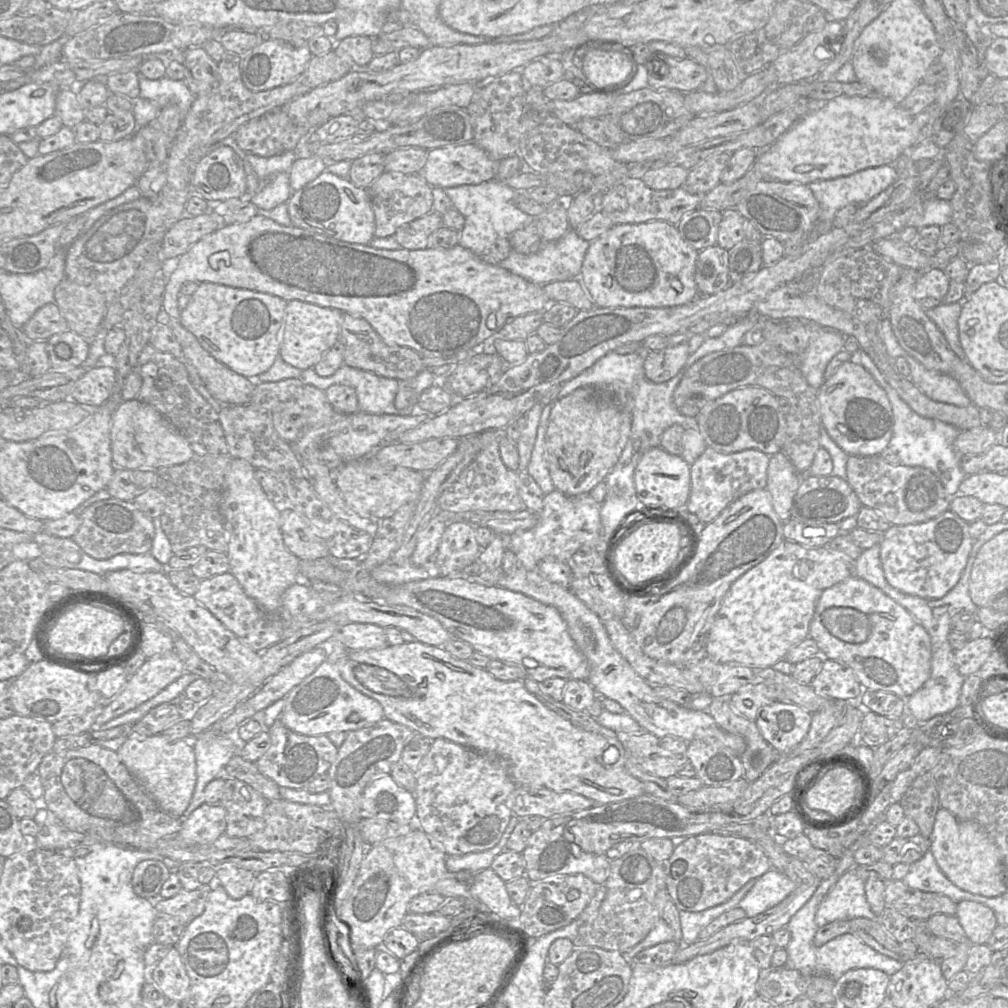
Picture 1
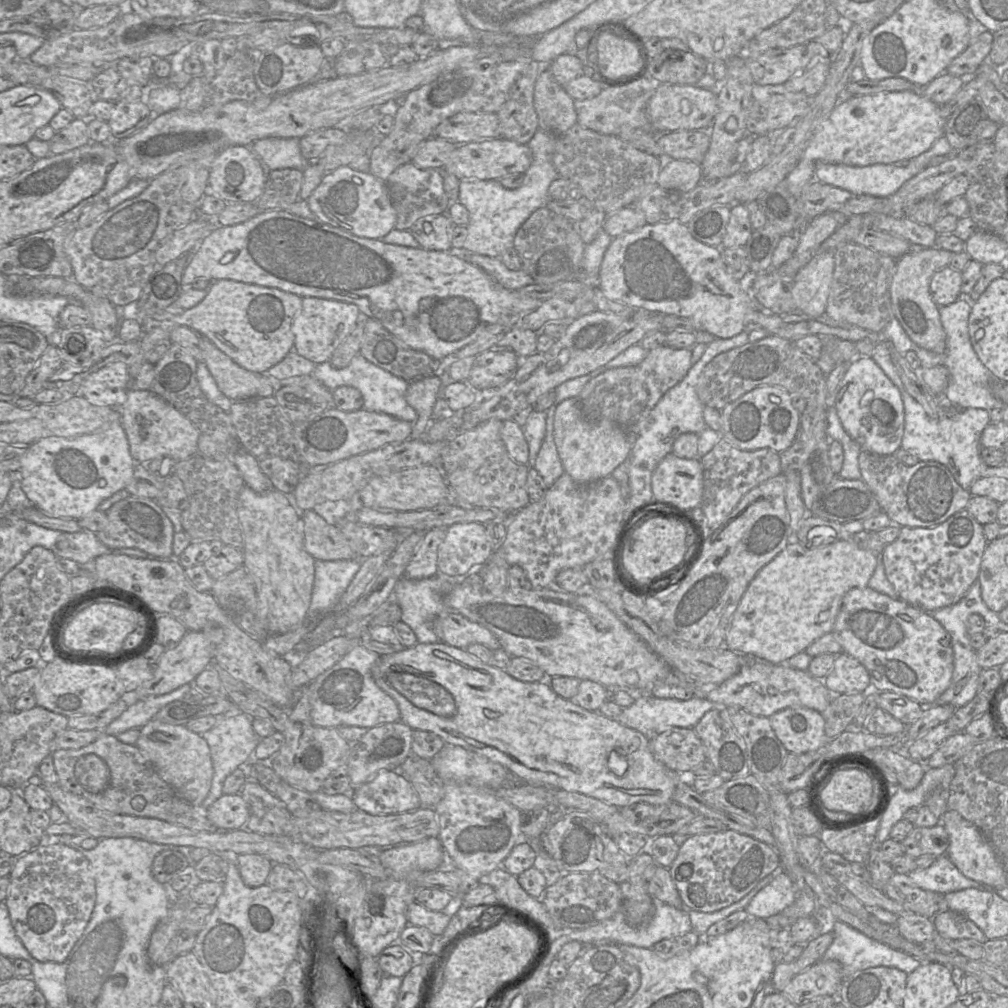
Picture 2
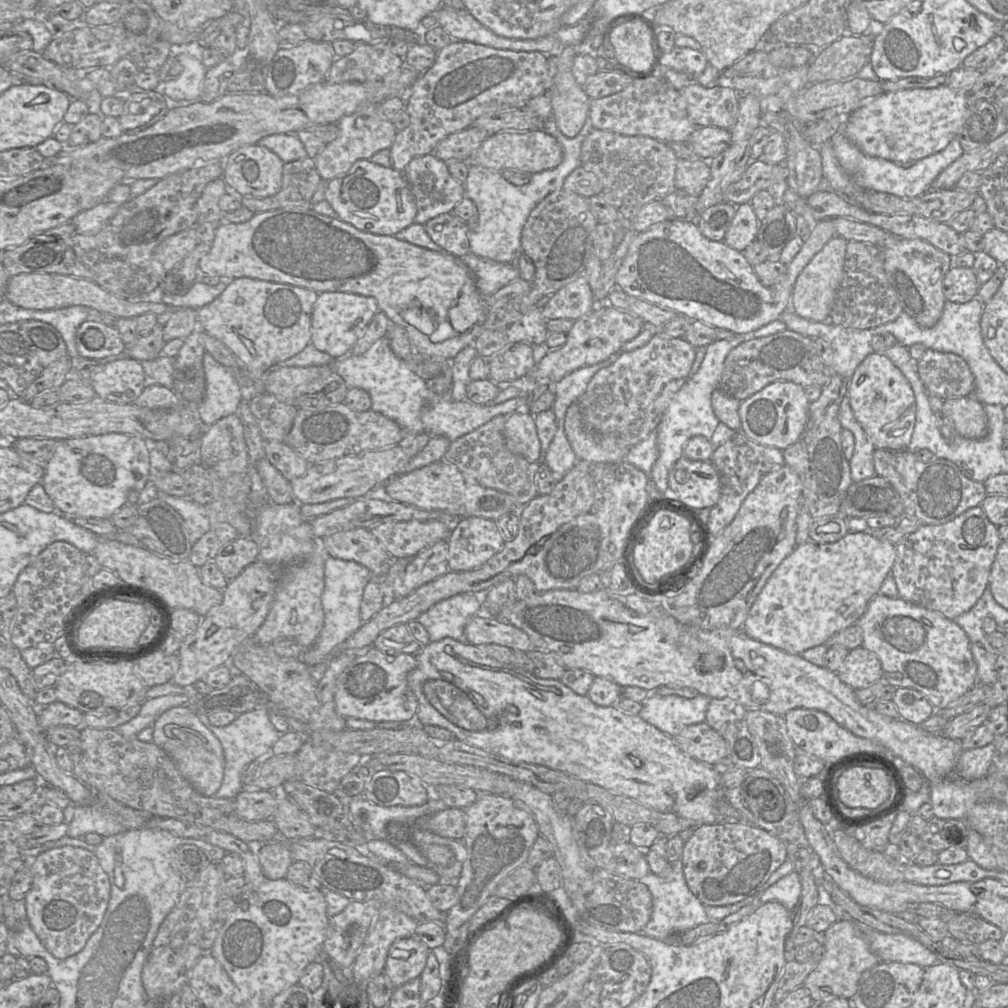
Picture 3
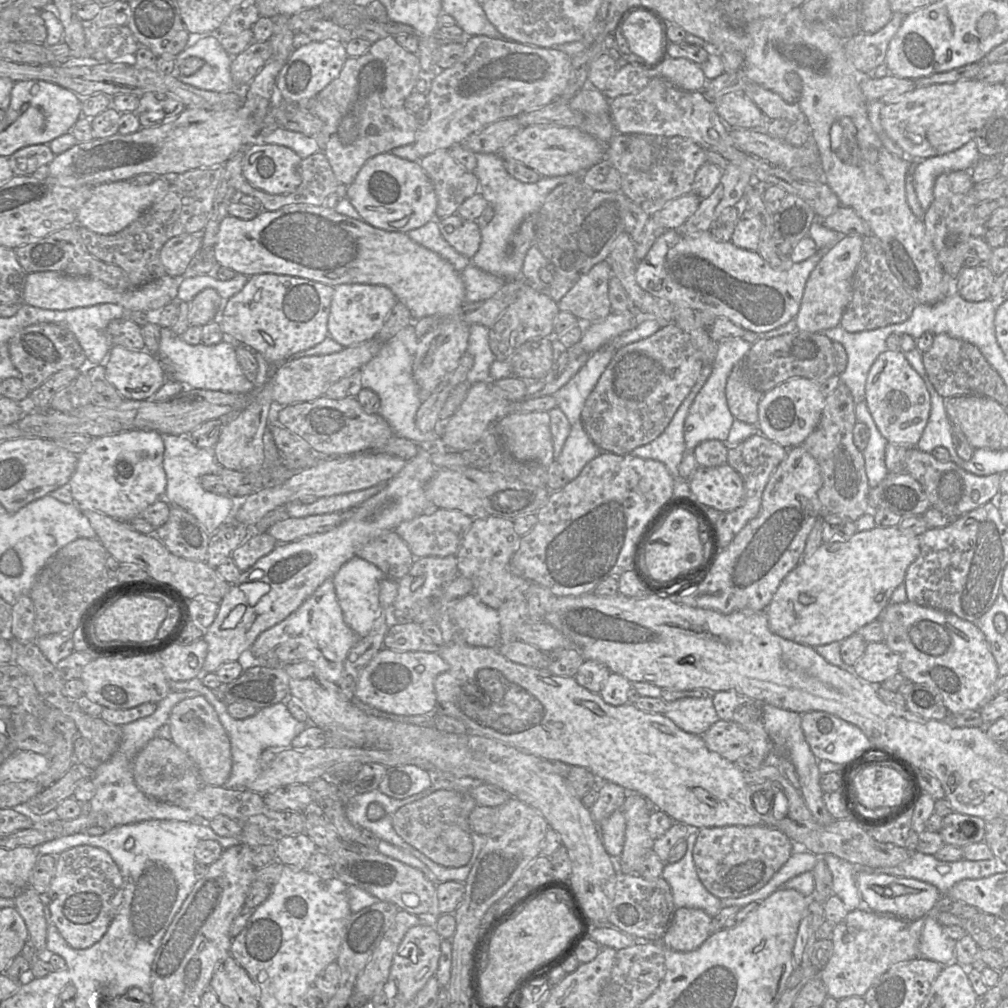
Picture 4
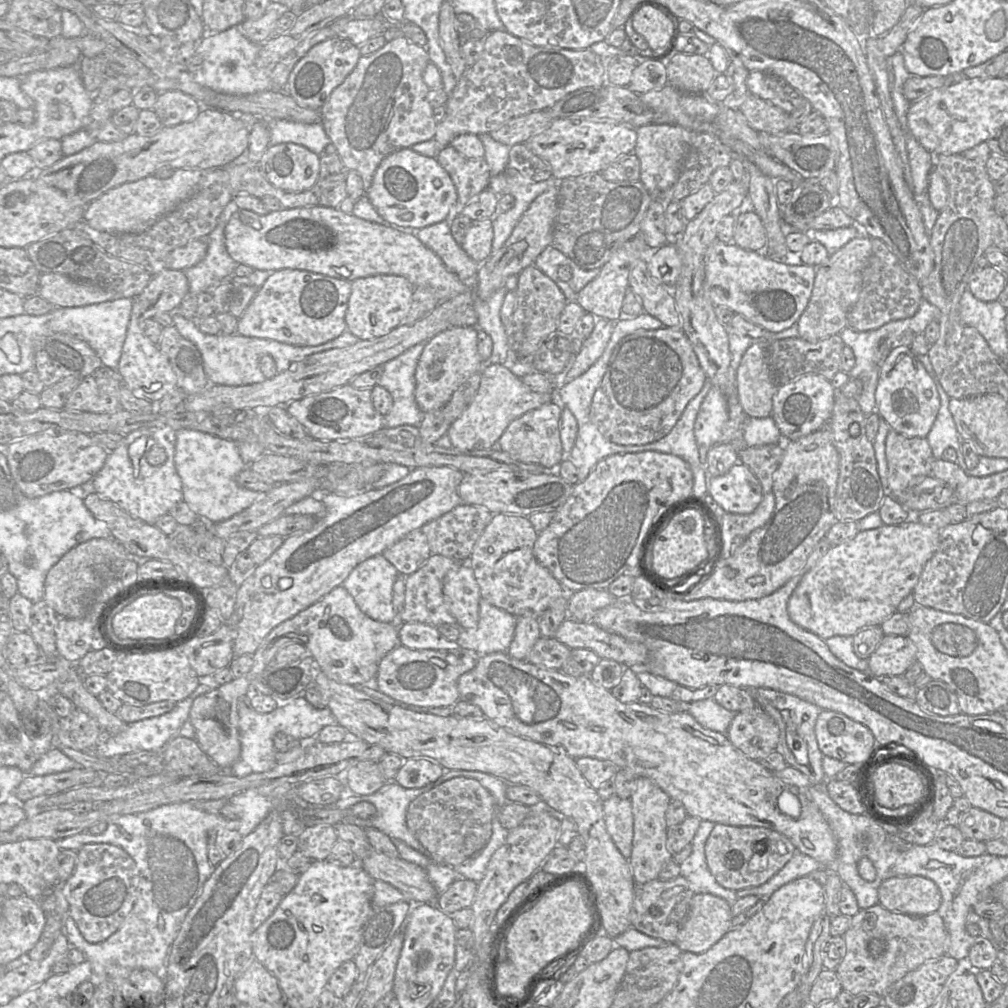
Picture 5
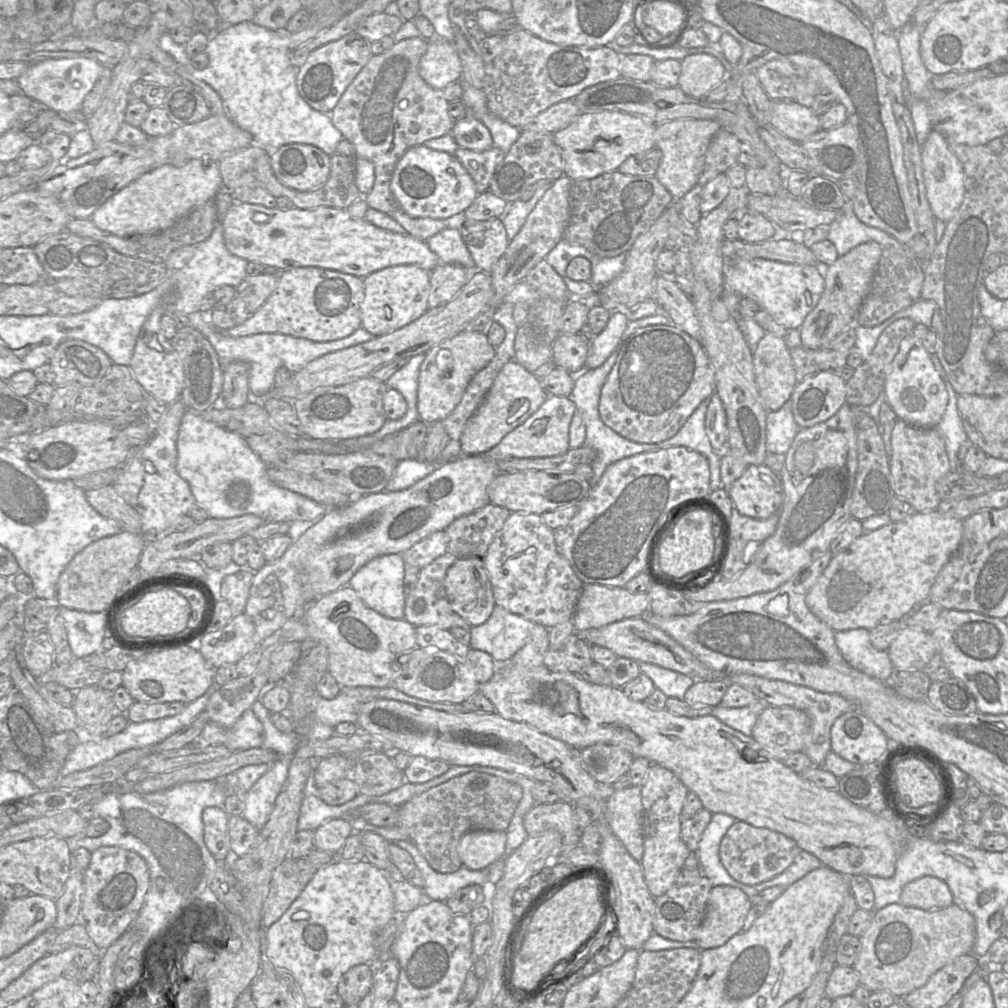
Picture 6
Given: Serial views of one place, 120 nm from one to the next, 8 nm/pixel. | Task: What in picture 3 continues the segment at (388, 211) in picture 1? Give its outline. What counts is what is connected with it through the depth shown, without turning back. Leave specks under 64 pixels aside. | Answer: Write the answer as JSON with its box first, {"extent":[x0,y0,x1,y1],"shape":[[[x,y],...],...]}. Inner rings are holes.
{"extent":[403,153,465,225],"shape":[[[431,153],[414,158],[404,169],[403,175],[416,203],[416,224],[424,225],[440,214],[452,213],[465,197],[464,185],[450,174],[446,162]]]}

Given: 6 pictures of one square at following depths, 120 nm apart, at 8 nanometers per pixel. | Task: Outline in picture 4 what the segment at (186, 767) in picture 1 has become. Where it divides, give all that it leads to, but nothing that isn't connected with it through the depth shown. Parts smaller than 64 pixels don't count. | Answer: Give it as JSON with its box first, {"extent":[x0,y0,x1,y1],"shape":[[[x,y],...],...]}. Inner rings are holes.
{"extent":[167,695,232,786],"shape":[[[202,695],[184,699],[173,707],[167,725],[170,740],[194,761],[203,783],[223,786],[232,770],[231,745],[213,706]]]}

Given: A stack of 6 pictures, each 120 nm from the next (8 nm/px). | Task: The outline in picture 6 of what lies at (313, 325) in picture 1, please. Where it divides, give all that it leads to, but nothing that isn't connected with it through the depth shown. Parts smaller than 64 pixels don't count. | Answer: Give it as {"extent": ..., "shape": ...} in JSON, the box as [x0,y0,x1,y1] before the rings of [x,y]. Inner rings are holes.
{"extent":[361,265,431,338],"shape":[[[397,265],[373,272],[363,278],[361,327],[375,338],[394,332],[422,316],[429,309],[430,275],[431,272],[416,265]]]}

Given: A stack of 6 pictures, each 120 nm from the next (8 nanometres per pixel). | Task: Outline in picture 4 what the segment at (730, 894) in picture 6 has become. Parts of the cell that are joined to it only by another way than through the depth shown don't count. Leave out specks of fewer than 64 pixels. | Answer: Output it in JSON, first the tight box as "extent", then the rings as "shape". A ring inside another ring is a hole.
{"extent":[661,908,712,952],"shape":[[[679,908],[661,943],[677,952],[694,951],[711,935],[712,919],[701,909]]]}

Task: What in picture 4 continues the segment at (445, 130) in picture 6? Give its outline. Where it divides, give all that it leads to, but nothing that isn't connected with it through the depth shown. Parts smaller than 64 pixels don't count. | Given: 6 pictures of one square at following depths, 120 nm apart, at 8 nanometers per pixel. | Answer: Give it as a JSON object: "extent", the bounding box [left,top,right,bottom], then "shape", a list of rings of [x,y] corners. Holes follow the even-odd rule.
{"extent":[308,35,421,185],"shape":[[[389,35],[371,43],[365,54],[348,57],[339,76],[308,102],[308,110],[323,122],[323,153],[339,183],[350,185],[370,158],[404,145],[413,145],[419,126],[415,114],[406,110],[404,102],[414,92],[421,71],[419,57],[400,46],[395,37]]]}

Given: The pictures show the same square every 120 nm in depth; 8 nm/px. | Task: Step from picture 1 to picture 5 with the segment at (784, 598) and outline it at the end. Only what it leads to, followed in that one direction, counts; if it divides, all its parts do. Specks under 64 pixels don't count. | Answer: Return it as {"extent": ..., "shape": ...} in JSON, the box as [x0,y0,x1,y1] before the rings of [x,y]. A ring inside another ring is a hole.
{"extent":[787,516,940,640],"shape":[[[912,516],[908,521],[897,525],[883,524],[881,527],[875,529],[859,531],[853,539],[850,539],[840,545],[832,546],[826,555],[816,564],[816,566],[804,575],[796,589],[793,591],[787,606],[790,619],[799,627],[814,633],[823,640],[834,636],[853,637],[862,629],[881,626],[885,620],[887,620],[897,611],[897,607],[900,602],[907,595],[913,592],[913,589],[919,580],[925,564],[931,559],[937,550],[939,544],[939,533],[940,528],[926,526]]]}

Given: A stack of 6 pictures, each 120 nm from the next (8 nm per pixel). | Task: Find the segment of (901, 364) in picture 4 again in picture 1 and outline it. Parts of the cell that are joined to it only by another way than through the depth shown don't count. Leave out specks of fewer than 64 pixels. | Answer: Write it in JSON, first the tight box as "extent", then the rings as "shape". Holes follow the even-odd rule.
{"extent":[817,363,893,456],"shape":[[[843,363],[817,391],[821,424],[832,440],[849,456],[879,456],[893,432],[893,413],[885,390],[860,364]]]}

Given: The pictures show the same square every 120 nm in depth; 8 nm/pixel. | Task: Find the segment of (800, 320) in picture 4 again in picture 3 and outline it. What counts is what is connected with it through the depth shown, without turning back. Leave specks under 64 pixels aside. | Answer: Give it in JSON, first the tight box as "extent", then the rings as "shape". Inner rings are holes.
{"extent":[790,235,848,322],"shape":[[[835,235],[811,259],[798,275],[791,298],[790,310],[807,320],[829,322],[842,277],[848,241]]]}

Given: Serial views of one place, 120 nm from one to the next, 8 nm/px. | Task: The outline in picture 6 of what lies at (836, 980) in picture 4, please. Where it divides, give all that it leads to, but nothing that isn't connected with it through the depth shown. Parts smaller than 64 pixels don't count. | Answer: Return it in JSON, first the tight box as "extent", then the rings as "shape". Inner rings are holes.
{"extent":[853,904,975,999],"shape":[[[890,904],[875,911],[871,926],[859,937],[861,950],[853,968],[859,973],[860,985],[871,993],[886,991],[899,999],[923,986],[935,972],[956,957],[971,953],[975,936],[973,915],[956,904],[931,911]]]}

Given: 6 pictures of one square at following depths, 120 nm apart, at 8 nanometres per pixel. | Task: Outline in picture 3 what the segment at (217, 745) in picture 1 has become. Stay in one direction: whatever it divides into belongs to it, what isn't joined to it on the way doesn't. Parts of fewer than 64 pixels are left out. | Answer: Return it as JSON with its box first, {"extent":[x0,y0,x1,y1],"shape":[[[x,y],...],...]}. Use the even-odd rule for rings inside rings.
{"extent":[207,707,281,798],"shape":[[[260,707],[238,717],[226,726],[207,726],[220,741],[224,752],[224,776],[215,798],[235,798],[243,789],[241,773],[245,767],[254,762],[258,757],[269,752],[278,741],[281,733],[277,732],[270,721],[270,711]]]}

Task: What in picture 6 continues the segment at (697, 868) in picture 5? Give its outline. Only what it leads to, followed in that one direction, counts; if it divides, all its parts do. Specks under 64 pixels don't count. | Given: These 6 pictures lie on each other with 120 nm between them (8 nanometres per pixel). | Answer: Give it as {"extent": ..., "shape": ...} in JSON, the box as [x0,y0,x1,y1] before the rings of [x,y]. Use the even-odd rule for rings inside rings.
{"extent":[696,813,754,899],"shape":[[[714,813],[704,830],[696,850],[699,868],[713,887],[732,886],[741,889],[749,899],[754,897],[754,891],[741,882],[733,879],[721,863],[719,847],[723,836],[738,820],[725,813]]]}

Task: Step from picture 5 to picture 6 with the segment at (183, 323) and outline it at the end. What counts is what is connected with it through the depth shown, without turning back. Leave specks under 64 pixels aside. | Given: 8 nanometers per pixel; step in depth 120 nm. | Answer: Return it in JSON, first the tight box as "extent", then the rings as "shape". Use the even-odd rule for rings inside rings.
{"extent":[187,311,374,400],"shape":[[[200,311],[187,315],[192,328],[199,331],[212,345],[223,366],[240,361],[249,364],[248,386],[253,399],[261,400],[274,388],[275,373],[284,367],[292,373],[302,370],[311,361],[326,354],[349,348],[374,338],[360,327],[351,335],[333,341],[315,342],[281,333],[262,333],[245,337],[230,337],[214,328],[206,315]]]}

